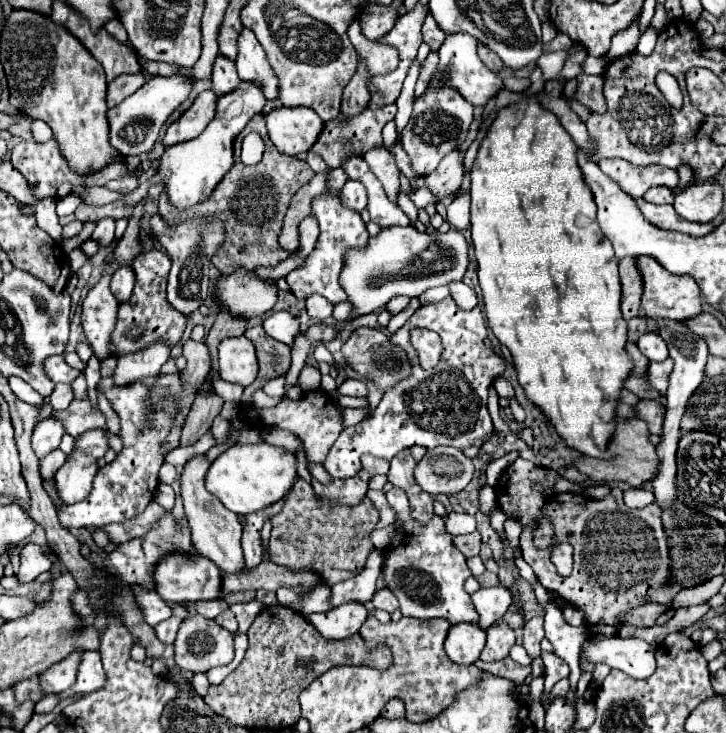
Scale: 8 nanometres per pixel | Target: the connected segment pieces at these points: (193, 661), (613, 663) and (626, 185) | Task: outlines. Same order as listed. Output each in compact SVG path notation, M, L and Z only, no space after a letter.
M200 614L190 616L182 622L176 642L174 642L174 650L176 650L176 664L182 670L190 670L190 672L208 672L214 666L224 666L230 664L234 658L234 636L224 630L218 628L218 624L214 620L208 620Z
M612 636L612 638L596 640L596 642L584 640L582 650L580 650L580 670L582 670L582 676L578 680L577 695L580 698L584 698L584 694L591 684L591 674L594 672L596 664L608 664L610 668L622 670L622 672L626 672L632 678L648 678L656 670L654 650L656 648L652 644L648 644L648 642L640 640L640 638L618 638L618 636Z
M600 160L600 170L610 176L626 194L632 198L642 198L646 190L652 186L666 186L676 188L678 186L678 172L672 168L662 166L634 166L626 160Z

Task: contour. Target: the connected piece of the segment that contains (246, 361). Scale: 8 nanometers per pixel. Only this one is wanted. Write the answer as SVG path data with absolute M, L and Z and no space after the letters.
M226 338L218 346L220 360L220 378L240 386L248 386L256 380L258 360L254 344L246 338Z

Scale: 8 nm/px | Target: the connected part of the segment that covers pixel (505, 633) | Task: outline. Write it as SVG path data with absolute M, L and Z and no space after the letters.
M494 624L486 630L486 634L488 634L488 642L486 642L486 648L484 648L480 660L496 662L496 660L506 658L510 648L516 642L512 628L508 628L506 624Z

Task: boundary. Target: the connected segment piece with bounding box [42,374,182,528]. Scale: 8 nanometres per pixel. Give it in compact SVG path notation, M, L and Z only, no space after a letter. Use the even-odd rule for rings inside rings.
M180 374L152 376L142 382L130 384L126 388L118 388L114 386L112 378L104 378L100 382L100 388L104 390L112 408L120 416L124 450L118 454L114 462L98 470L90 494L86 496L86 500L78 504L66 506L58 496L56 486L52 482L42 482L44 490L48 492L48 496L56 506L58 520L64 528L82 528L82 526L100 528L112 522L124 522L132 516L138 516L148 506L148 502L154 500L154 492L158 486L158 470L164 462L160 452L160 442L170 430L172 418L178 410L178 402L182 396ZM164 392L170 392L170 396L166 396Z

